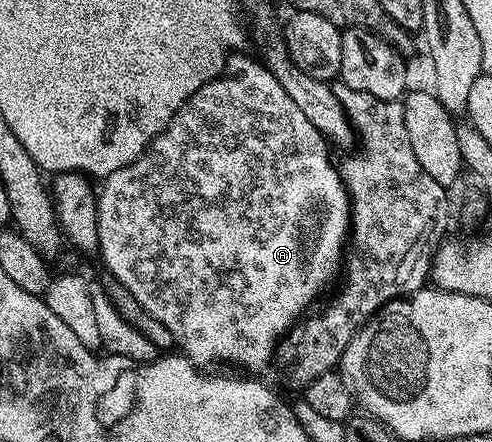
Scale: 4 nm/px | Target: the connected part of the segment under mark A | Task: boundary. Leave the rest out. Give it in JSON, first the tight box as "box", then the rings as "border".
{"box":[97,55,351,371],"border":[[[243,55],[228,56],[225,72],[189,95],[165,131],[150,141],[147,150],[137,160],[102,178],[97,189],[97,253],[103,256],[103,265],[115,276],[114,280],[129,290],[144,313],[157,319],[167,328],[169,335],[175,337],[175,345],[183,348],[180,349],[182,356],[200,367],[211,367],[207,365],[224,361],[227,365],[240,365],[243,371],[255,371],[251,369],[263,369],[272,364],[279,341],[316,304],[314,301],[319,292],[334,279],[335,272],[338,269],[340,272],[349,241],[351,198],[343,185],[343,178],[339,176],[336,162],[331,162],[332,150],[327,138],[313,127],[313,123],[309,123],[309,119],[305,119],[297,103],[289,99],[285,87],[277,83],[262,60],[239,56]]]}

